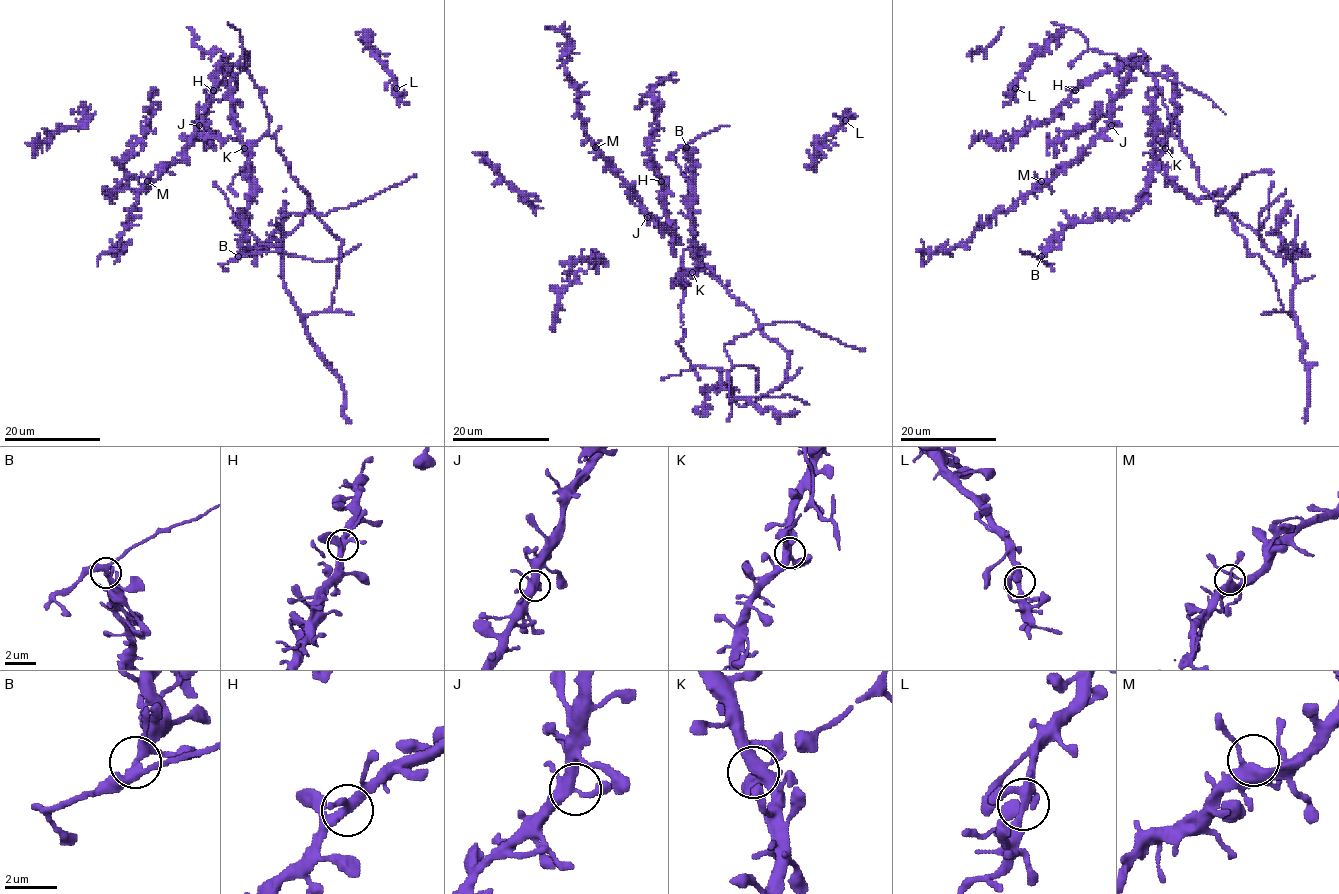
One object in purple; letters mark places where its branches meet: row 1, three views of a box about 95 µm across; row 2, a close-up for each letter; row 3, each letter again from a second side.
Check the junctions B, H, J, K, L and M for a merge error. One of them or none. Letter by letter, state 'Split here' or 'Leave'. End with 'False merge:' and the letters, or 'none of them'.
B: Split here
H: Leave
J: Leave
K: Leave
L: Leave
M: Leave
False merge: B

